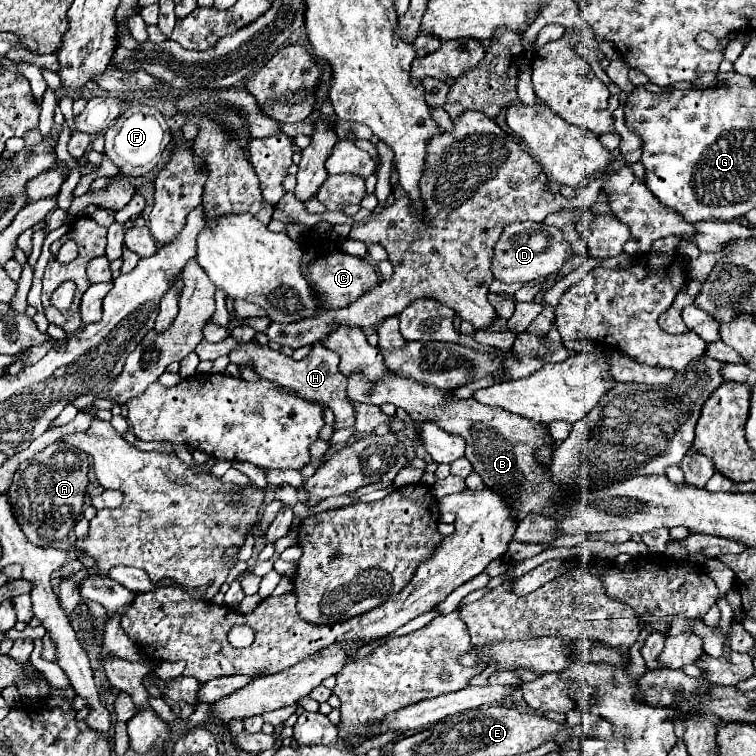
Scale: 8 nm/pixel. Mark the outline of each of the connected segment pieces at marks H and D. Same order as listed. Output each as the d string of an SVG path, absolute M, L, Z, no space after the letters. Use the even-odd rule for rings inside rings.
M257 341L241 343L237 349L233 349L229 353L229 359L235 365L253 363L253 367L259 373L261 379L269 379L269 381L279 383L283 387L291 387L303 399L323 403L335 415L335 429L353 427L355 407L353 407L353 401L347 395L347 377L343 373L339 373L339 367L337 367L339 365L339 355L335 355L333 351L327 351L319 342L313 344L311 353L301 361L295 361L295 359L291 359L291 357L279 353L279 351L273 351L269 347L261 347L261 345L257 345Z
M511 223L503 229L499 241L493 247L491 271L493 277L503 283L529 283L539 277L557 275L563 263L573 255L571 243L563 239L563 231L545 223Z

